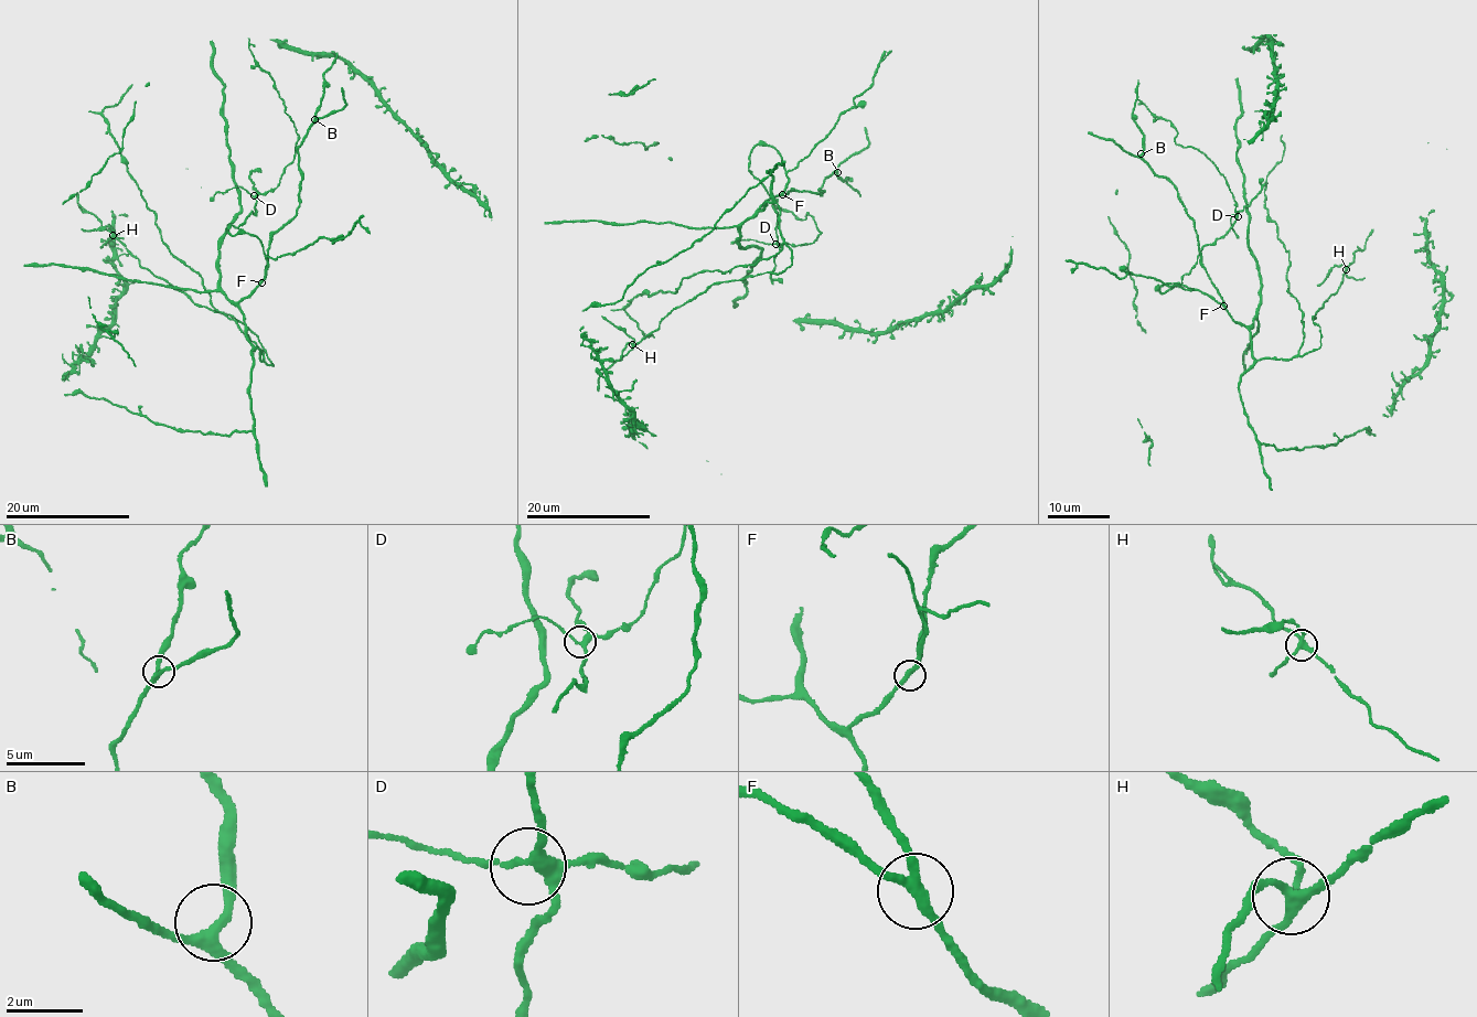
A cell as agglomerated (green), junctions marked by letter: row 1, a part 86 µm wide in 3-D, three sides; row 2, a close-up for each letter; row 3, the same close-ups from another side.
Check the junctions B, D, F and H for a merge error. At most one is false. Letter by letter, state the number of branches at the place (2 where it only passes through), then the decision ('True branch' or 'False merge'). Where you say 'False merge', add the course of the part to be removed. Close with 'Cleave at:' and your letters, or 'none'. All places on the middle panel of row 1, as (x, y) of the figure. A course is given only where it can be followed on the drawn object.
B: Branches: 3. True branch
D: Branches: 4. True branch
F: Branches: 3. True branch
H: Branches: 4. False merge. Course of the part to remove: (633, 344), (627, 334), (602, 316)
Cleave at: H

